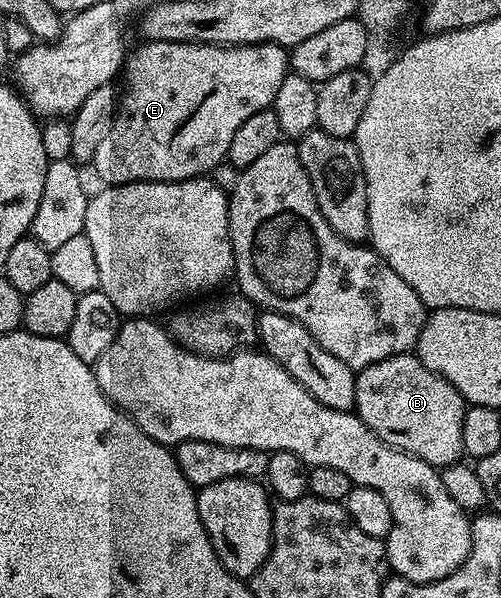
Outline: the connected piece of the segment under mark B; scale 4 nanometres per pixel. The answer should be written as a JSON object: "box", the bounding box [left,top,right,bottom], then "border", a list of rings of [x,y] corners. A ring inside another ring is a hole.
{"box":[355,353,464,467],"border":[[[412,353],[382,359],[356,373],[355,414],[380,440],[437,467],[455,465],[464,453],[464,396],[446,379],[434,375]]]}

